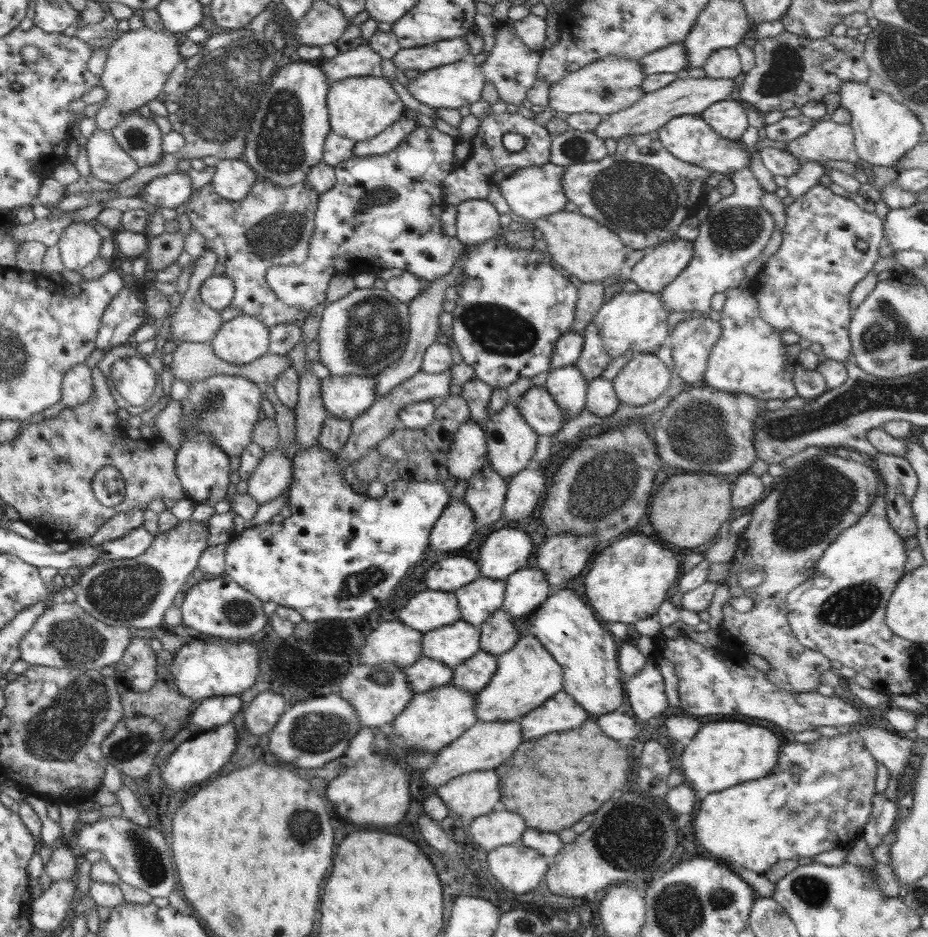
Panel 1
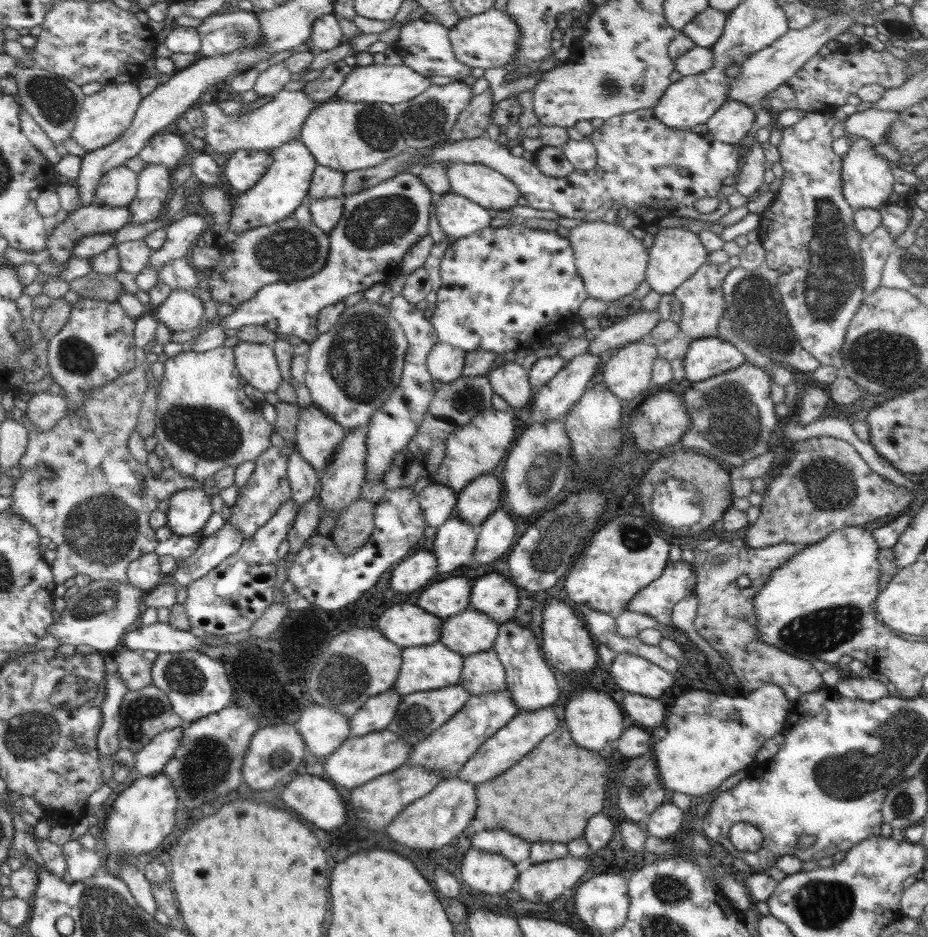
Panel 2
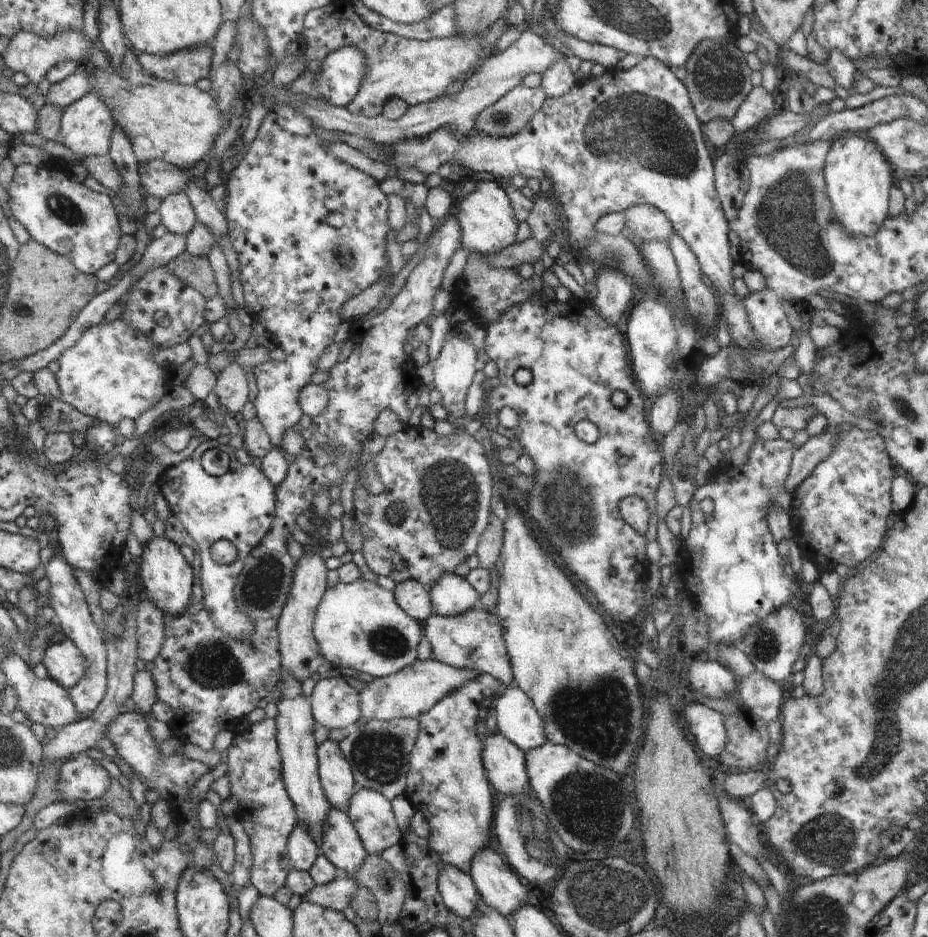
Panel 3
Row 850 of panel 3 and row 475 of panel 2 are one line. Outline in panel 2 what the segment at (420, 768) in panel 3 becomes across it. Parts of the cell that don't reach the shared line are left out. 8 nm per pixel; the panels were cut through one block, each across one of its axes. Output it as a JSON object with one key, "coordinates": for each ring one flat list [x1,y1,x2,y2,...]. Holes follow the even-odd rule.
{"coordinates":[[490,407,478,413,466,426,456,429,446,441,444,461,440,463,436,475,431,476,434,484,448,486,454,494,460,493,470,481,482,474,495,472,502,465,515,439,516,427,512,423,513,414]]}

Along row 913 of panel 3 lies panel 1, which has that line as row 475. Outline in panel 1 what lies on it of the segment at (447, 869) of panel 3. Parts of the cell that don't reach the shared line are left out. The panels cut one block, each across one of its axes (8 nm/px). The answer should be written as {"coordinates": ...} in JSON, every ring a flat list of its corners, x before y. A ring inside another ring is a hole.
{"coordinates":[[470,420,461,424,454,432,454,438,447,456,447,468,457,480,472,479,486,466,488,444,480,424]]}

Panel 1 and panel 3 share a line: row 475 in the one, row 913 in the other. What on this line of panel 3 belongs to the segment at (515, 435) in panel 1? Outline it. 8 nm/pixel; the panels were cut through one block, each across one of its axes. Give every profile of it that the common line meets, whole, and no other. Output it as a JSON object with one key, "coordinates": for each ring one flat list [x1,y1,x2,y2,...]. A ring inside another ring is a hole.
{"coordinates":[[491,847,474,856,470,879,481,900,504,919,514,915,528,902,528,890,518,874]]}

